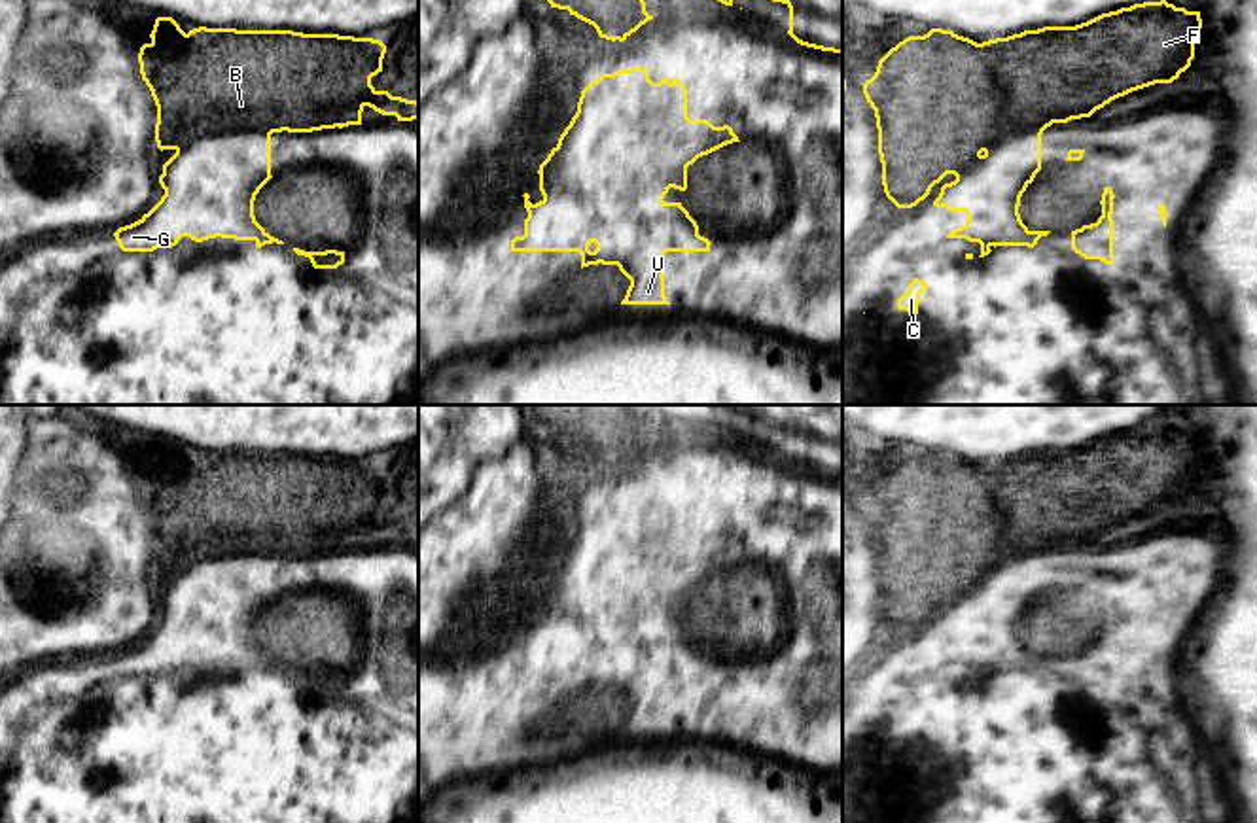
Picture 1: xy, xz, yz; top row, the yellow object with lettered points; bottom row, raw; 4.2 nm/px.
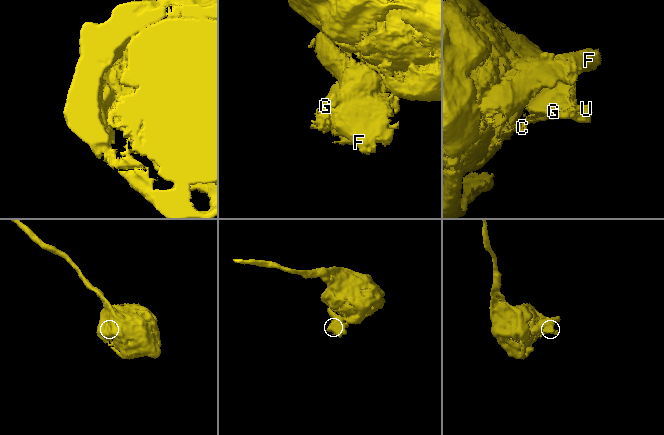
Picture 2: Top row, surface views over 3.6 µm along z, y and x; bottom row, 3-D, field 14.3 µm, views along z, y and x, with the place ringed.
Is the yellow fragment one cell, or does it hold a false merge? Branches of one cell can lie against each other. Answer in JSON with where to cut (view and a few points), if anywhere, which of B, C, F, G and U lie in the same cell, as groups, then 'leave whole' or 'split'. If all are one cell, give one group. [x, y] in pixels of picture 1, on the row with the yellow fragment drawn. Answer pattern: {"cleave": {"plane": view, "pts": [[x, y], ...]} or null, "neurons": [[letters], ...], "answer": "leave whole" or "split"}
{"cleave": {"plane": "xz", "pts": [[714, 127], [703, 154]]}, "neurons": [["B", "F", "G", "U"], ["C"]], "answer": "split"}

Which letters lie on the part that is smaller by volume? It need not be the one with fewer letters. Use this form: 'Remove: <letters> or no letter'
Remove: B, F, G, U

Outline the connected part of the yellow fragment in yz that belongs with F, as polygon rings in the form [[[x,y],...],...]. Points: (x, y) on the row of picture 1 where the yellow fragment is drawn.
[[[1160,0],[1102,13],[1075,26],[1043,26],[983,44],[943,28],[905,38],[878,61],[875,76],[863,83],[863,95],[876,117],[886,197],[897,208],[912,208],[947,174],[954,174],[956,180],[941,187],[933,206],[965,212],[967,221],[950,231],[947,238],[965,238],[988,246],[1024,240],[1028,227],[1020,219],[1018,206],[1022,193],[1041,170],[1043,131],[1053,123],[1090,117],[1132,91],[1172,83],[1191,66],[1195,34],[1200,28],[1200,11],[1187,11]]]

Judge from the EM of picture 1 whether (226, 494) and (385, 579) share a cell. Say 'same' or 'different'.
same

